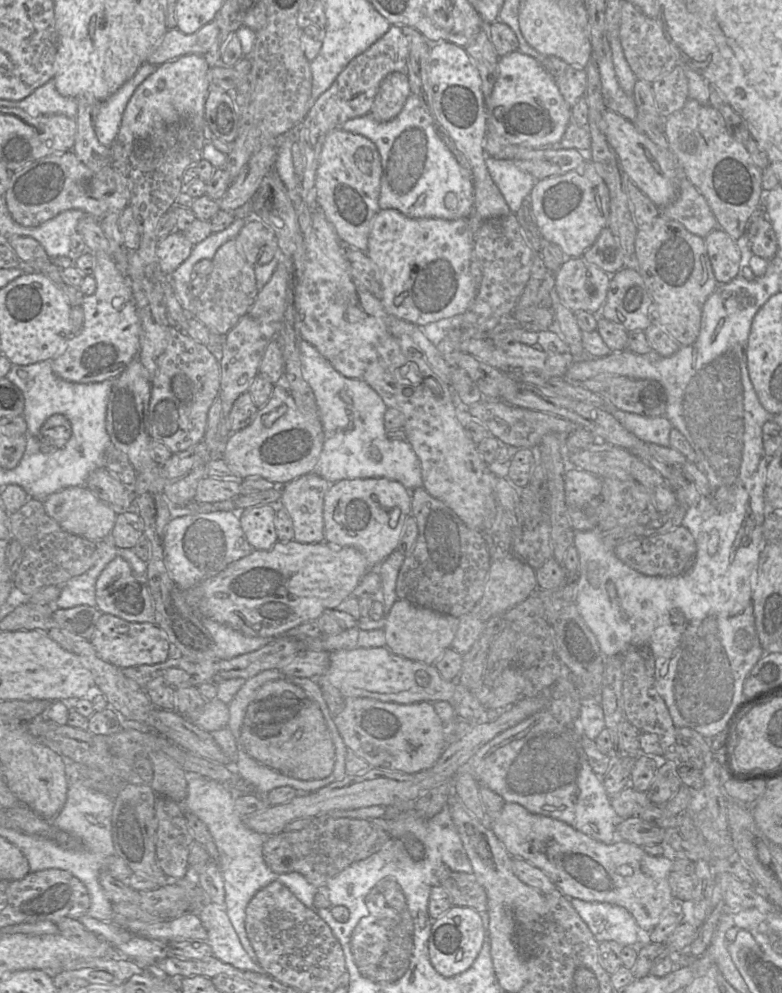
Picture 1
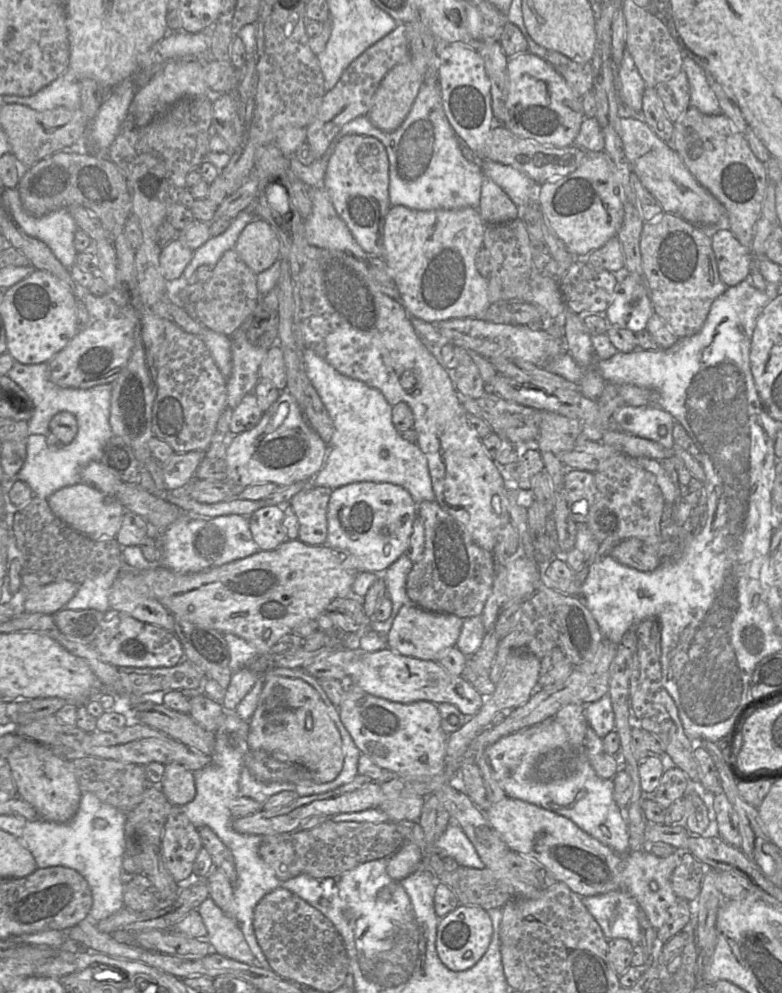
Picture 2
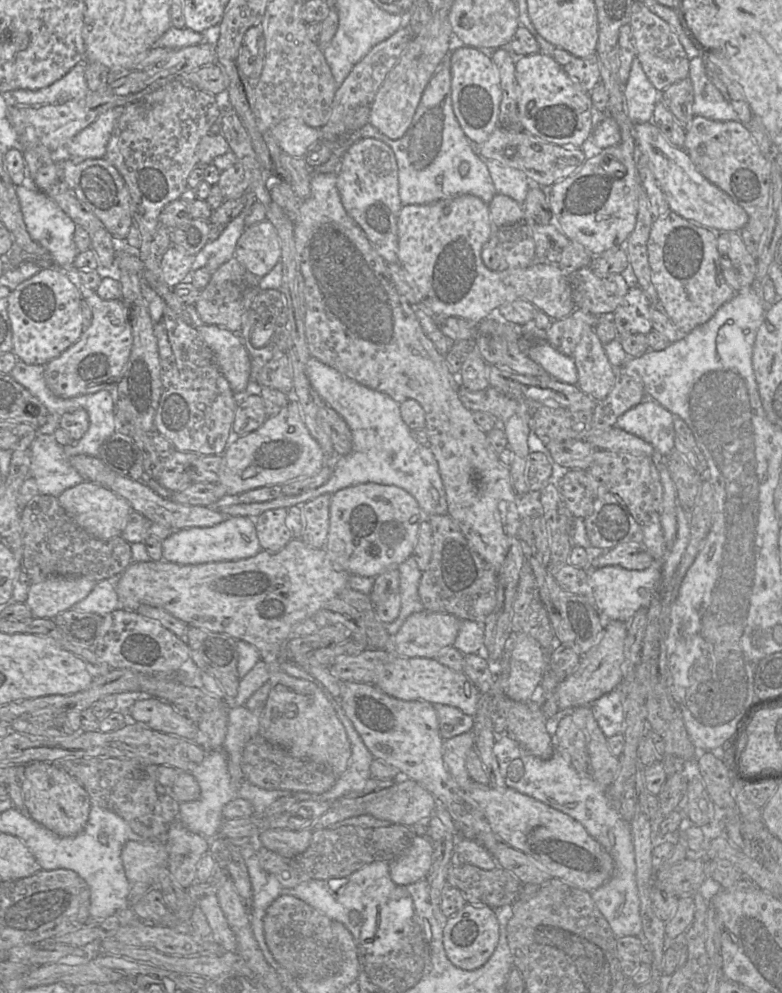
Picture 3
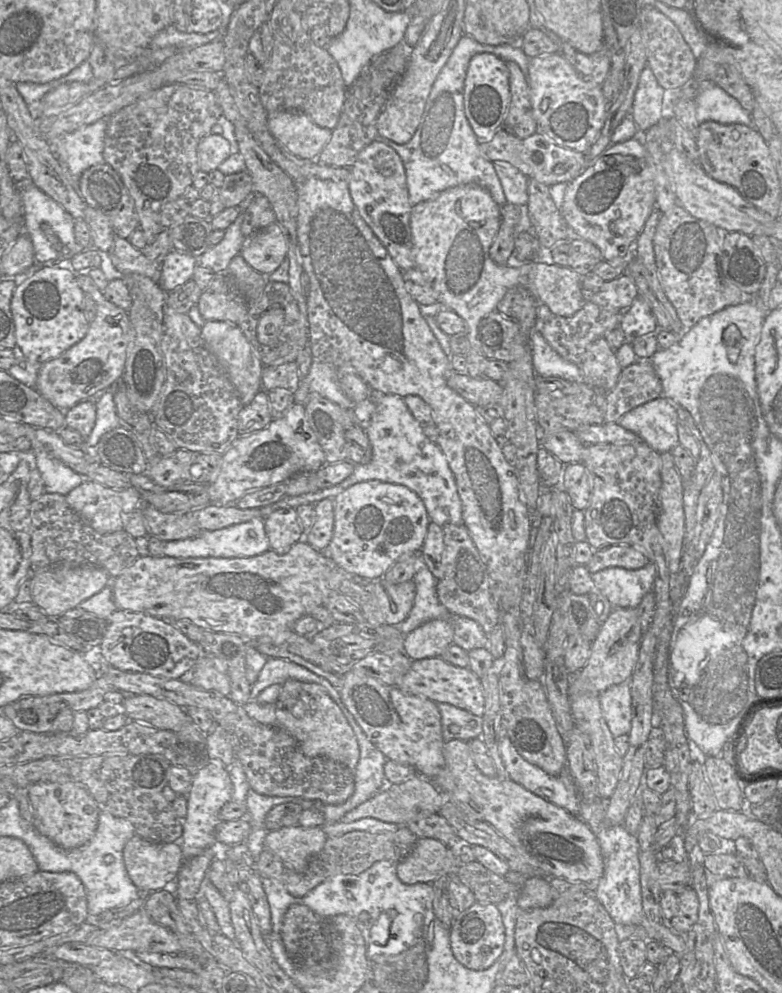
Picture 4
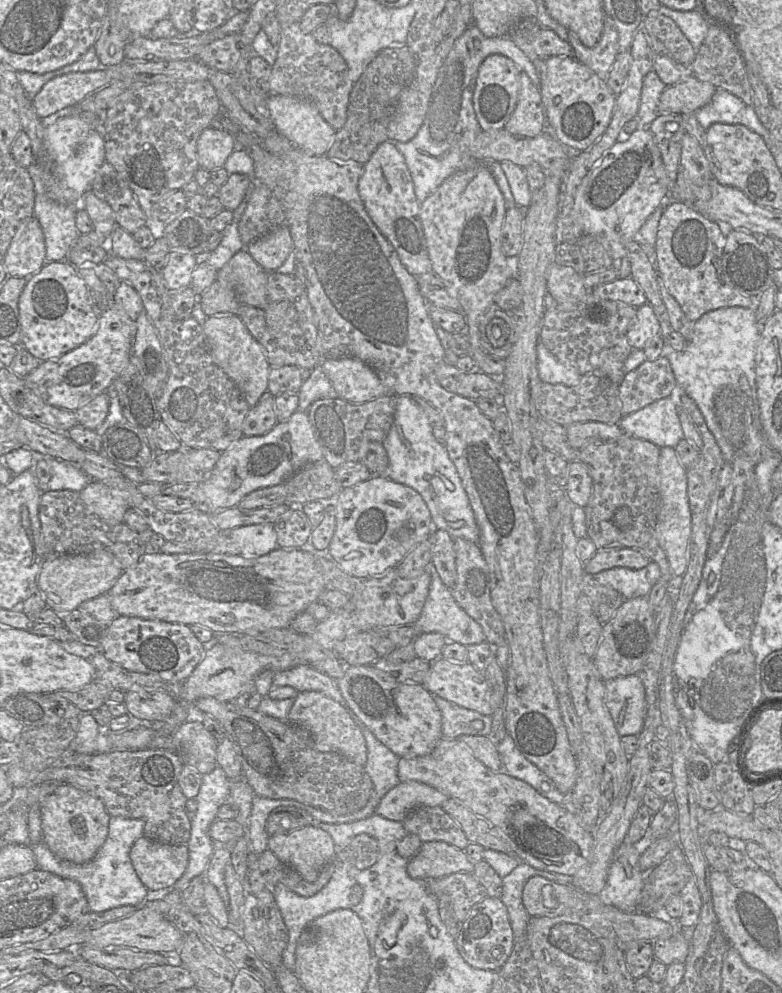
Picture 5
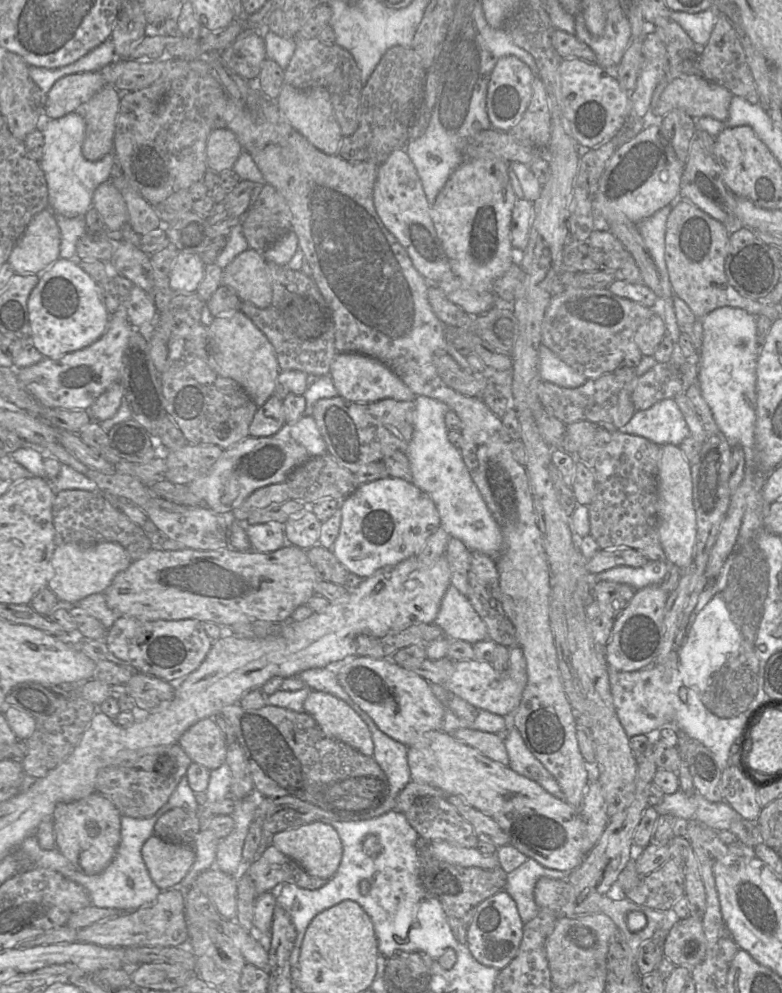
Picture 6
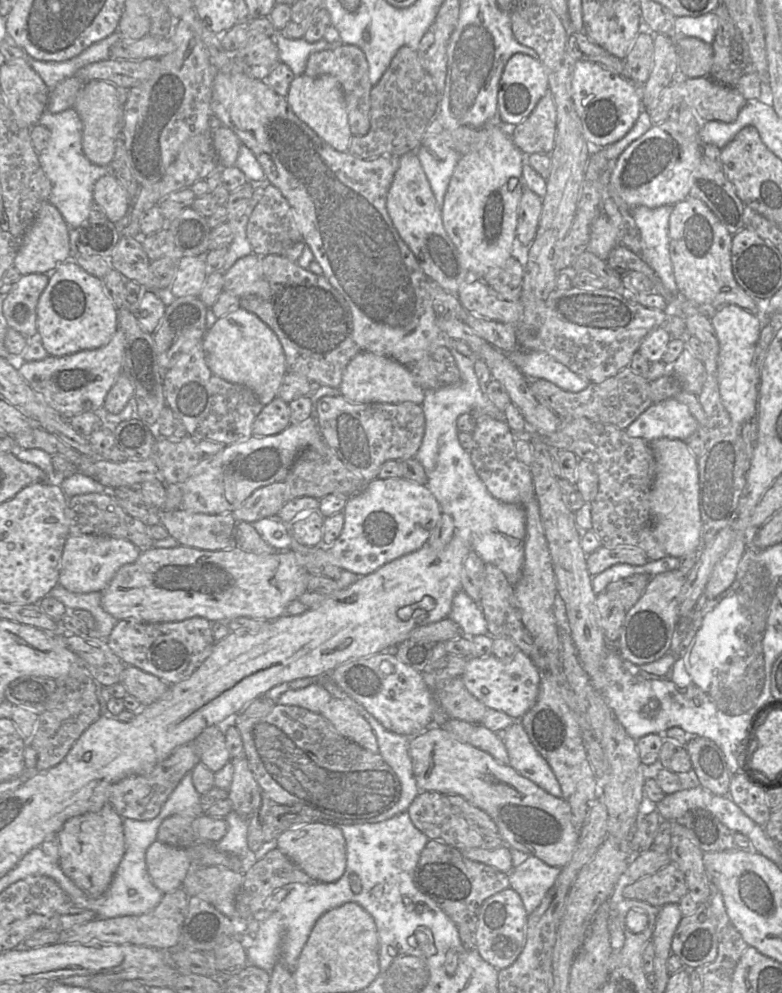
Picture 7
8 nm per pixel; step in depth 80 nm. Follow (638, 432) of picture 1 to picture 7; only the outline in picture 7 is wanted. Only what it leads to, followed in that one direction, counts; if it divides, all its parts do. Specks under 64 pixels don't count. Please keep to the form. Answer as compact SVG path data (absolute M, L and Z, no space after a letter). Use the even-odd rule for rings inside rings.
M669 398L652 404L625 430L628 436L652 443L659 438L686 440L699 427L686 404Z

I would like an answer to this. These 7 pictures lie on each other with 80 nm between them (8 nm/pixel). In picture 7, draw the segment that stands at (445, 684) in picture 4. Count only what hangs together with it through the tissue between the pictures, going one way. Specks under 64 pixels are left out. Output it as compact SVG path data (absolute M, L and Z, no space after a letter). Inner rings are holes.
M520 649L509 662L504 662L494 655L470 657L461 678L467 690L485 706L520 720L537 700L541 672L534 661Z

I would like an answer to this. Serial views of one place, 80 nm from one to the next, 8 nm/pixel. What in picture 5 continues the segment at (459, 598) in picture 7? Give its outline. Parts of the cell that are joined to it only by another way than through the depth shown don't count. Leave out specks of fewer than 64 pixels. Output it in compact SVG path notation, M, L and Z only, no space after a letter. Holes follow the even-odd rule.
M430 565L426 571L430 572L431 582L421 614L414 622L418 633L437 632L448 642L464 646L485 642L482 627L457 604L434 567Z

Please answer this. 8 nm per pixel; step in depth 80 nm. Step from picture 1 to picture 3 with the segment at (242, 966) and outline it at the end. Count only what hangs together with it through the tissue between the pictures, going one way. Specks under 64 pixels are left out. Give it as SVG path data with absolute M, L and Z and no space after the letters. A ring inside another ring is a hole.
M216 894L206 895L198 902L211 928L211 939L227 952L237 951L237 942L233 931L219 905Z

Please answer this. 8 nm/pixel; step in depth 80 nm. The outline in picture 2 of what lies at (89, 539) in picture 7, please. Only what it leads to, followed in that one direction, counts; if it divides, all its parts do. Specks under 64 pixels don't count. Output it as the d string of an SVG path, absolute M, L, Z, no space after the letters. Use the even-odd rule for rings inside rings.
M63 580L26 591L24 611L53 615L65 608L67 602L76 594L78 587L77 583Z

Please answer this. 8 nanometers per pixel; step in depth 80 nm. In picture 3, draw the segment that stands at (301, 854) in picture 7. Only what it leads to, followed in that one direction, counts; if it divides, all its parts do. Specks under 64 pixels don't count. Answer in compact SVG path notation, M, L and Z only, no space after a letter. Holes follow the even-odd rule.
M269 829L259 835L262 846L287 858L303 853L309 846L314 831Z

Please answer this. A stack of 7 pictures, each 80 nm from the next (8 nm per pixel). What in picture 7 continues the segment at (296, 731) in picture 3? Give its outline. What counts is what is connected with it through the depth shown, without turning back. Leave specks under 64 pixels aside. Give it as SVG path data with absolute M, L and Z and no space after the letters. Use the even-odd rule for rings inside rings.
M332 698L320 712L339 734L362 748L379 753L377 738L370 724L353 707L338 698Z

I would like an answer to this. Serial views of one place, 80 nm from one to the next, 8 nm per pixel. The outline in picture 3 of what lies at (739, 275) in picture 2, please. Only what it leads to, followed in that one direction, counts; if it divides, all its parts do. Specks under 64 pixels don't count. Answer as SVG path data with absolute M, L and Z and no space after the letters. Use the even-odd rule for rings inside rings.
M737 231L717 233L717 249L723 276L736 292L753 284L757 264Z

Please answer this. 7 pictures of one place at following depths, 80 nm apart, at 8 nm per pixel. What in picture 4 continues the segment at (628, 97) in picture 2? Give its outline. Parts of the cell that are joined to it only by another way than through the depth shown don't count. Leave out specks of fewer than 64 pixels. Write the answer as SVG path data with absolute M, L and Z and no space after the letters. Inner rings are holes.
M645 67L640 74L630 113L638 130L646 131L663 118L665 92L652 70Z

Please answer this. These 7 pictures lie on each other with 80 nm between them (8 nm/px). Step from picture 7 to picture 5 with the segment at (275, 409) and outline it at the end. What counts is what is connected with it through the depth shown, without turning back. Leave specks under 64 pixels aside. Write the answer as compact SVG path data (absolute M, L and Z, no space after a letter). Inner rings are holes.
M266 391L247 413L242 424L242 432L244 436L261 436L270 432L278 422L274 396Z

